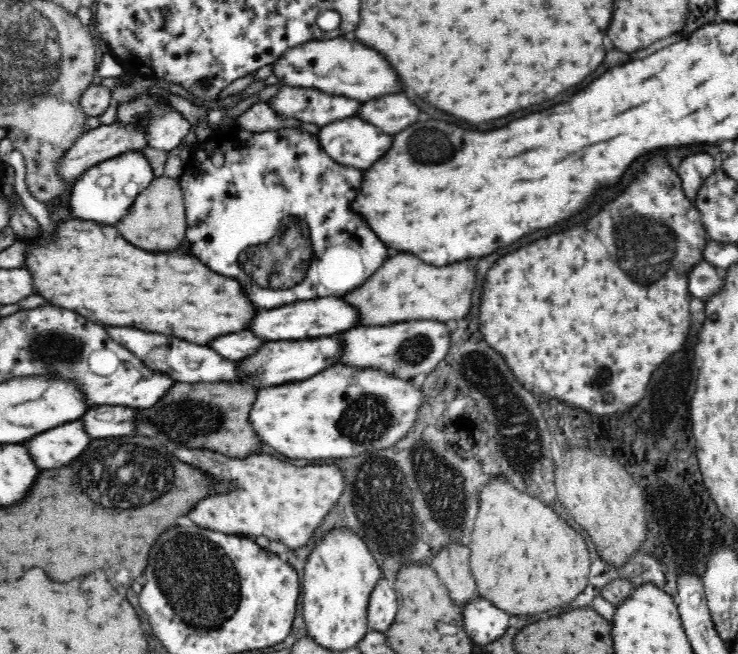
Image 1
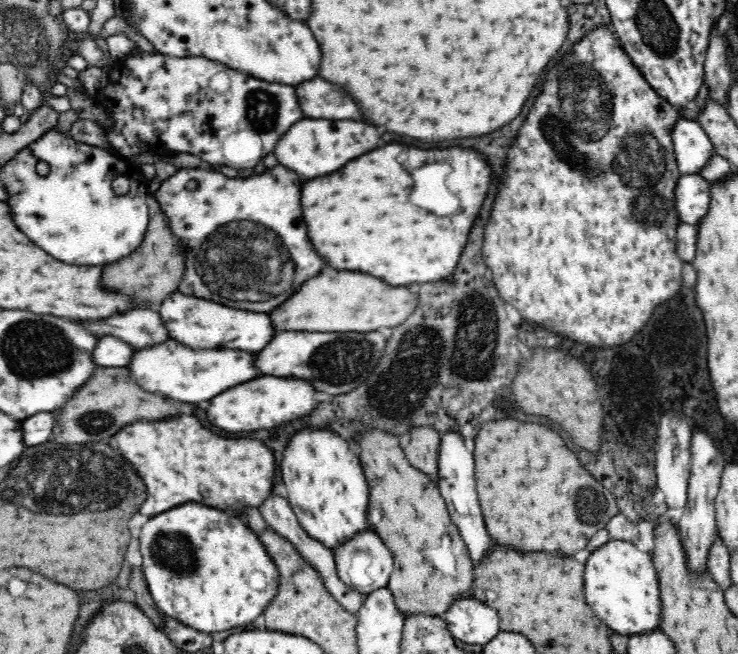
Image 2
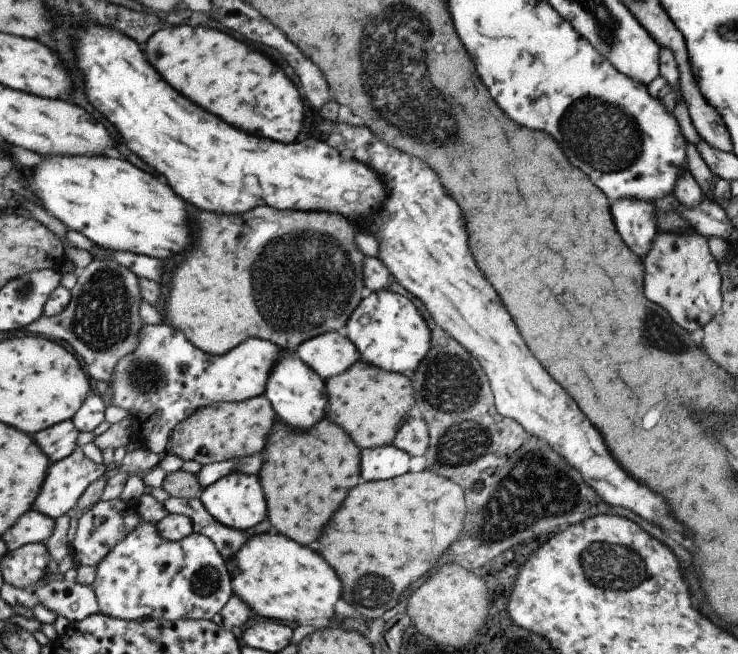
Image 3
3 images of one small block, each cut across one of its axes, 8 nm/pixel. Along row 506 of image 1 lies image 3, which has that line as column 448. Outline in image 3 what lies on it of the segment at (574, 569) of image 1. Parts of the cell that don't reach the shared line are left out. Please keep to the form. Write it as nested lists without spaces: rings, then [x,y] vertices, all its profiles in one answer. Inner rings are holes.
[[[427,468],[393,480],[363,482],[349,490],[345,502],[325,526],[319,554],[335,568],[343,586],[342,599],[367,608],[367,612],[359,612],[363,618],[376,619],[392,609],[399,594],[457,540],[463,516],[463,490]]]

